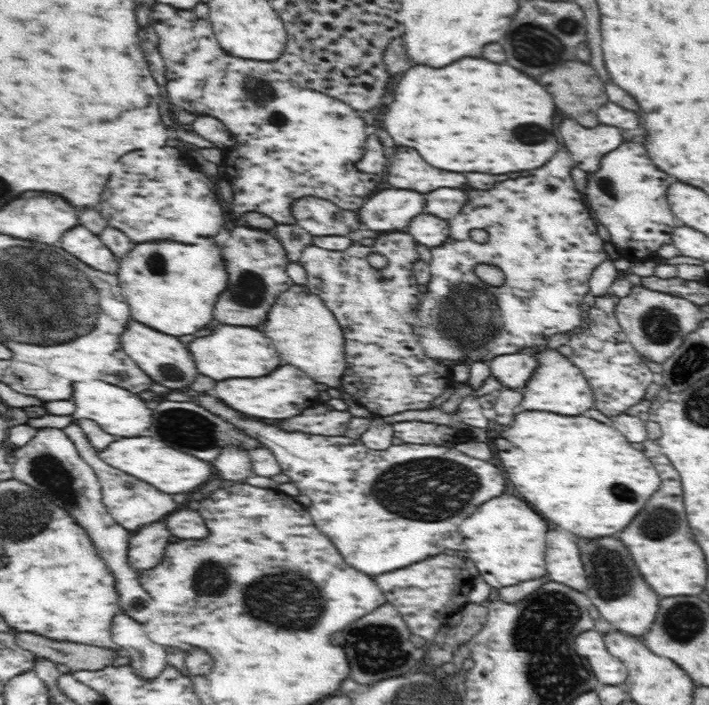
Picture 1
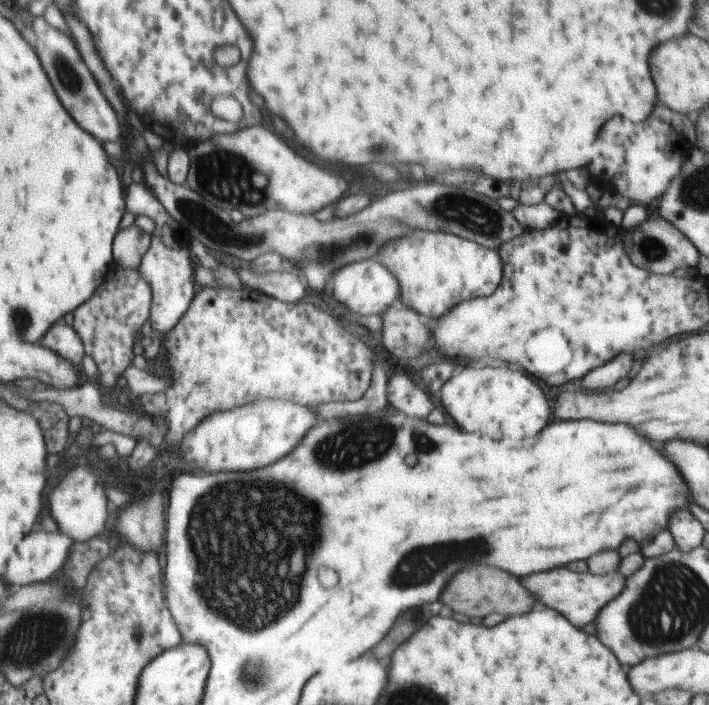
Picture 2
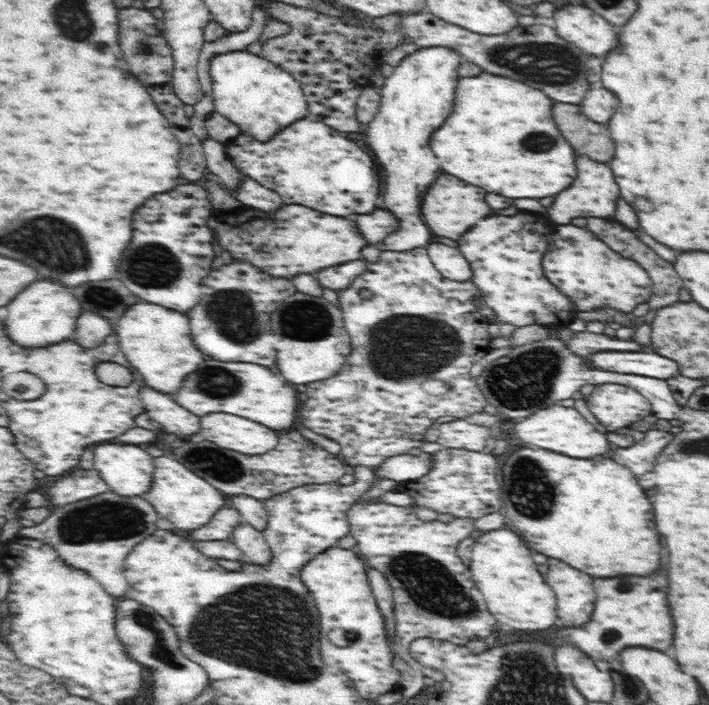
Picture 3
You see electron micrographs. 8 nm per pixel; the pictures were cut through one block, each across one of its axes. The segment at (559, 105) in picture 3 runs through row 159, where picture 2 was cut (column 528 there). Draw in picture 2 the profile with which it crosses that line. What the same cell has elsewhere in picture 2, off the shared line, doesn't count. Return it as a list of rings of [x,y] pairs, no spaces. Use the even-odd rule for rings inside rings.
[[[470,566],[470,568],[454,574],[450,584],[442,592],[442,602],[448,604],[454,612],[460,612],[468,618],[484,618],[492,612],[498,612],[504,616],[514,616],[520,612],[526,612],[532,608],[534,596],[528,590],[524,590],[519,578],[504,570],[496,570],[492,566]]]

